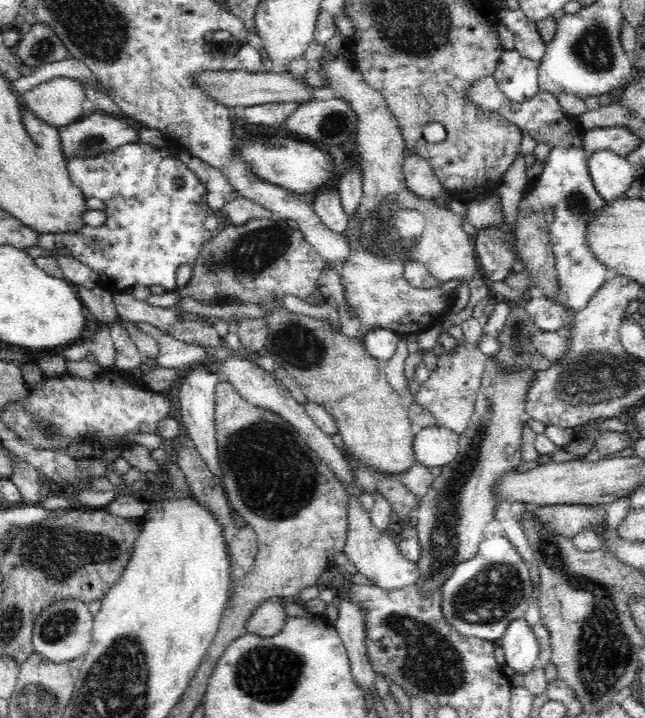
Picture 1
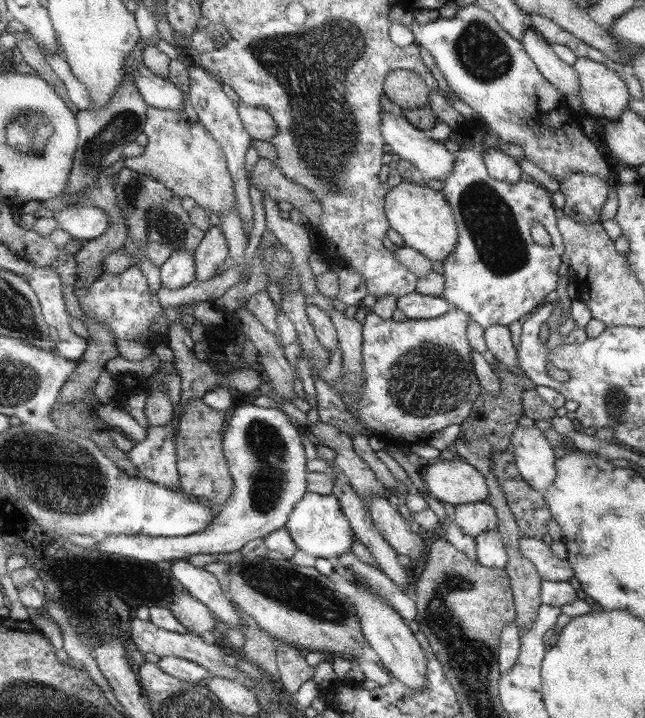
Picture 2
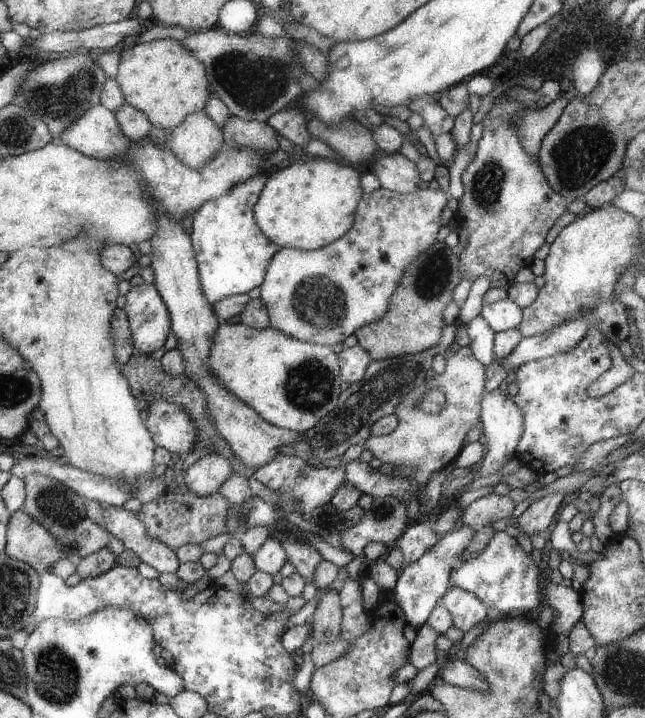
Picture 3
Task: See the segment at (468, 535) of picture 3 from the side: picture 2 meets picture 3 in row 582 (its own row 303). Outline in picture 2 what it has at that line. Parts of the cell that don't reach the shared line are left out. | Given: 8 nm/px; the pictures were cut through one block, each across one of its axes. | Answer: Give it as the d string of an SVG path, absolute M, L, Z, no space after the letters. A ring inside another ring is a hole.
M415 290L403 298L397 298L397 310L401 310L407 320L431 320L449 312L451 304L445 298L425 296Z

